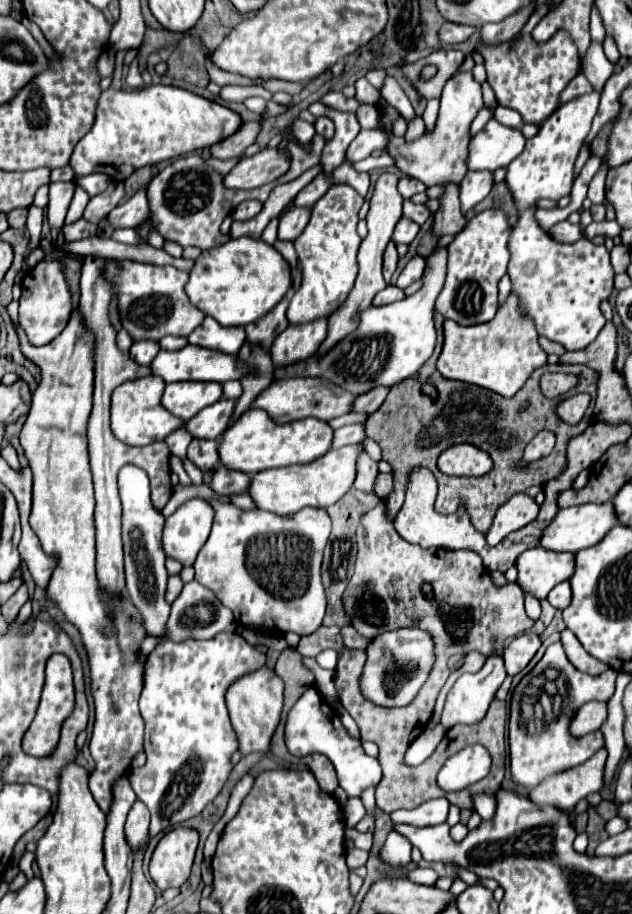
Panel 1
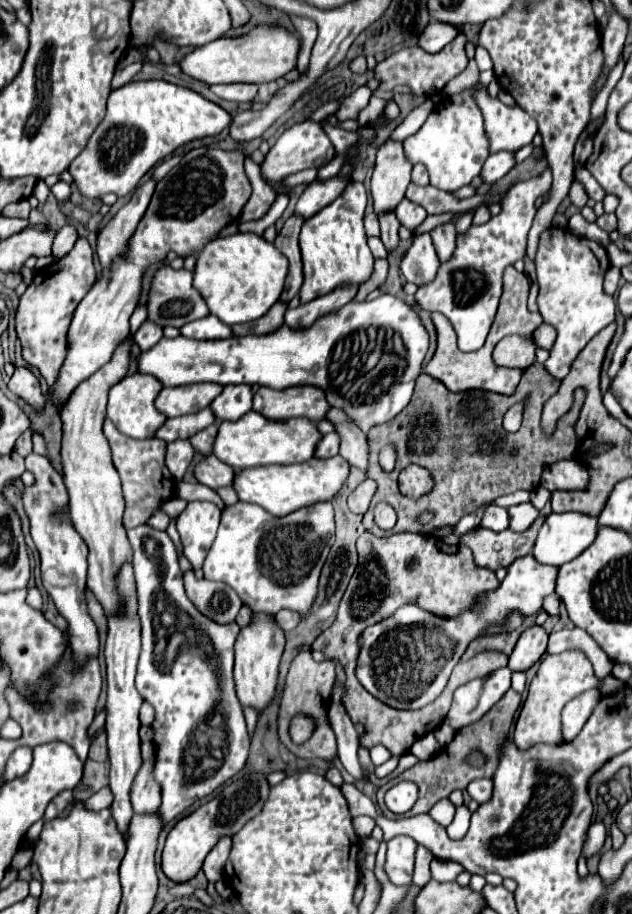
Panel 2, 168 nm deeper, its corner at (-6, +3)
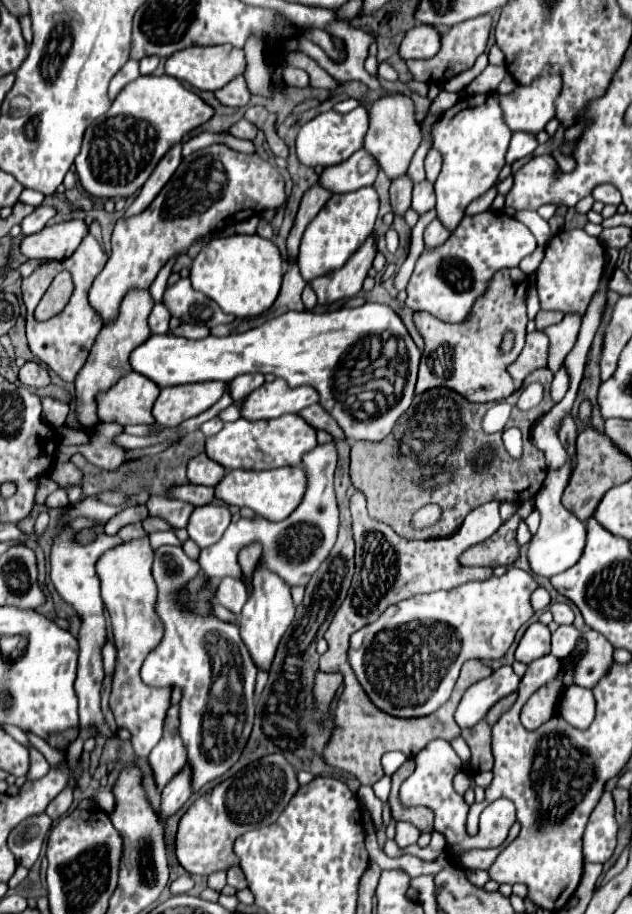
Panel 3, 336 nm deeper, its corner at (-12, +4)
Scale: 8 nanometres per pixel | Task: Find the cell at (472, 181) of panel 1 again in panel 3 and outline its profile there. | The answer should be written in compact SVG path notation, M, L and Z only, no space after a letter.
M517 131L511 137L511 143L509 143L509 149L507 149L507 155L505 155L505 163L513 165L517 159L531 155L535 149L537 149L537 139L525 135L523 131Z

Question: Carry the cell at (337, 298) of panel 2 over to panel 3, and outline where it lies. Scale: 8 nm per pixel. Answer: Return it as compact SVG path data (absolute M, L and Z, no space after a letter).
M373 233L367 243L361 245L361 251L345 263L337 275L329 275L329 279L315 279L311 283L313 291L317 293L317 305L331 305L339 299L355 297L363 289L363 281L367 277L367 271L375 259L377 253L377 235Z

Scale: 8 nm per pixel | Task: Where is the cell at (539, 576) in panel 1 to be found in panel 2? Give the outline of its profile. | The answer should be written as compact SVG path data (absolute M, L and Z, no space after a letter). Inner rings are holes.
M527 554L507 568L507 576L497 590L479 594L471 608L459 612L459 616L441 618L421 610L417 604L403 604L387 620L363 630L355 670L357 680L371 696L397 710L419 710L431 704L443 692L451 670L461 660L467 646L485 636L489 626L505 624L511 612L519 612L521 616L537 614L543 598L555 590L555 578L557 568L537 564L535 558ZM417 634L421 636L421 648L417 648Z

